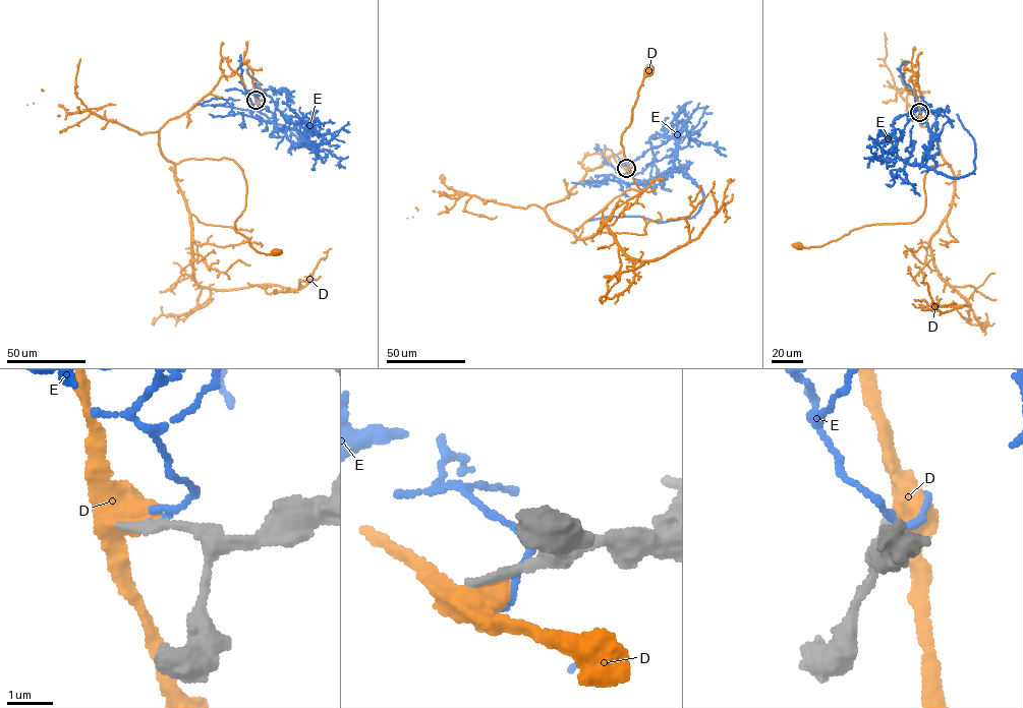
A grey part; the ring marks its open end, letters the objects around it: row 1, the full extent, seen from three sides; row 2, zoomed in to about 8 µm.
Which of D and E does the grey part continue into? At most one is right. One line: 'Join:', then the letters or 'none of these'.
Join: none of these

